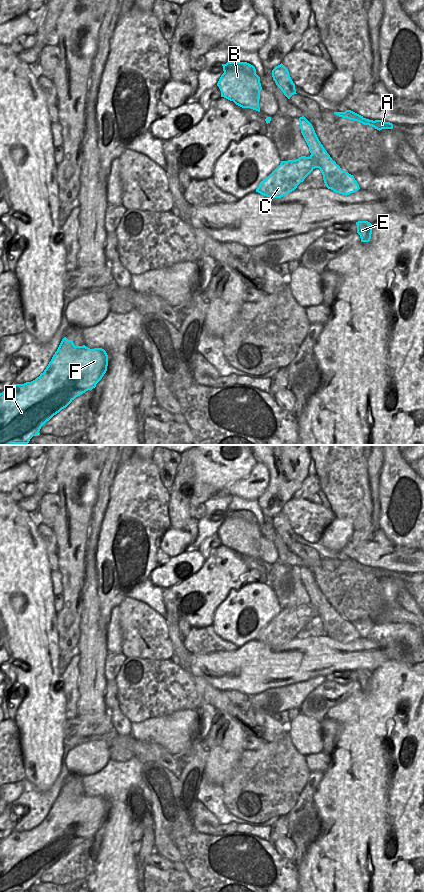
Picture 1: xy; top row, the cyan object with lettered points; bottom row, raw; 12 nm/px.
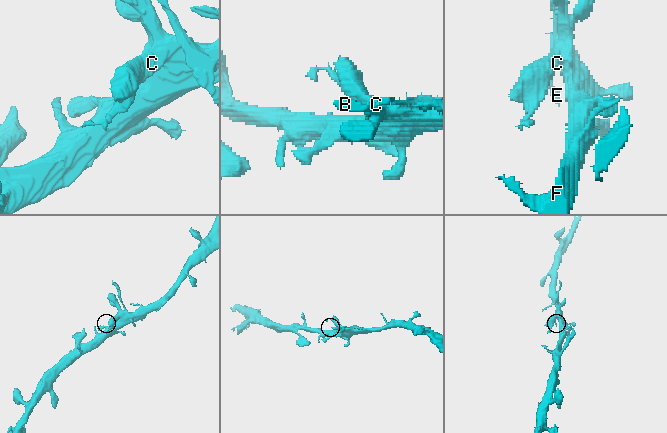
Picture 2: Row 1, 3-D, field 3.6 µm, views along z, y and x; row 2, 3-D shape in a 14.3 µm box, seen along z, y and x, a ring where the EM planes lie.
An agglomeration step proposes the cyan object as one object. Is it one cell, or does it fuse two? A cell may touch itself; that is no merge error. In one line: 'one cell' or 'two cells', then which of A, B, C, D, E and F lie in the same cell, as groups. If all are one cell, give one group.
two cells; groups A B C D F / E

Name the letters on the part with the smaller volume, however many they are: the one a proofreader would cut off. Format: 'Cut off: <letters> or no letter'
Cut off: E

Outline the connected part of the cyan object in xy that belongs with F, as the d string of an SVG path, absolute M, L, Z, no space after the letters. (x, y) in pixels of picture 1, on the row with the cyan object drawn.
M64 337L43 373L24 384L12 384L0 393L0 445L28 444L41 427L76 397L96 387L107 371L108 355L102 348L75 346Z

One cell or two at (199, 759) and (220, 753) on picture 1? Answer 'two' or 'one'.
two

